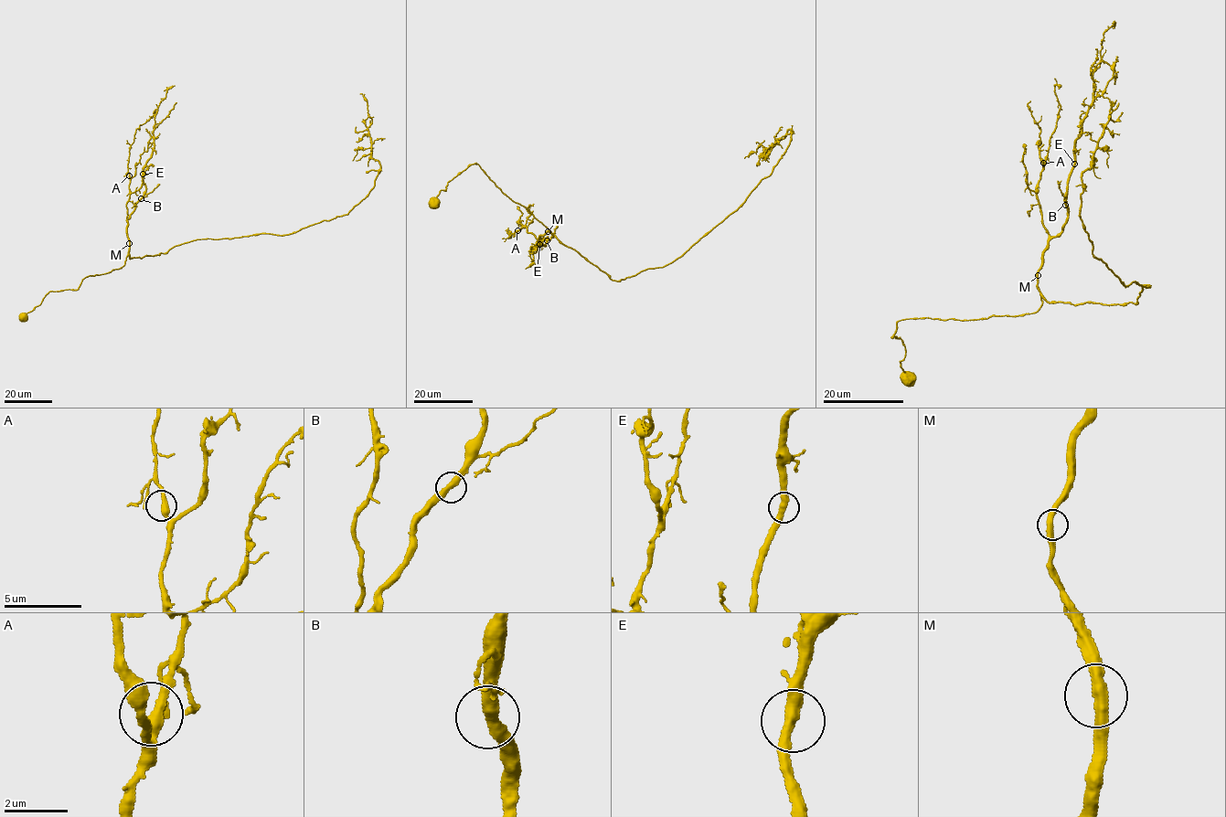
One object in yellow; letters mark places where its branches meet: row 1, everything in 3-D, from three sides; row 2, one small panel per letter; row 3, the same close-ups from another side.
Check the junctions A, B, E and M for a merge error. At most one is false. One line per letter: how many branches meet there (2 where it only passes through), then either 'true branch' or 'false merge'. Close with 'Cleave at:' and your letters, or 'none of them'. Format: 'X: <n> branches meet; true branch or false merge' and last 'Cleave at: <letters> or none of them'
A: 2 branches meet; true branch
B: 2 branches meet; true branch
E: 2 branches meet; true branch
M: 2 branches meet; true branch
Cleave at: none of them

